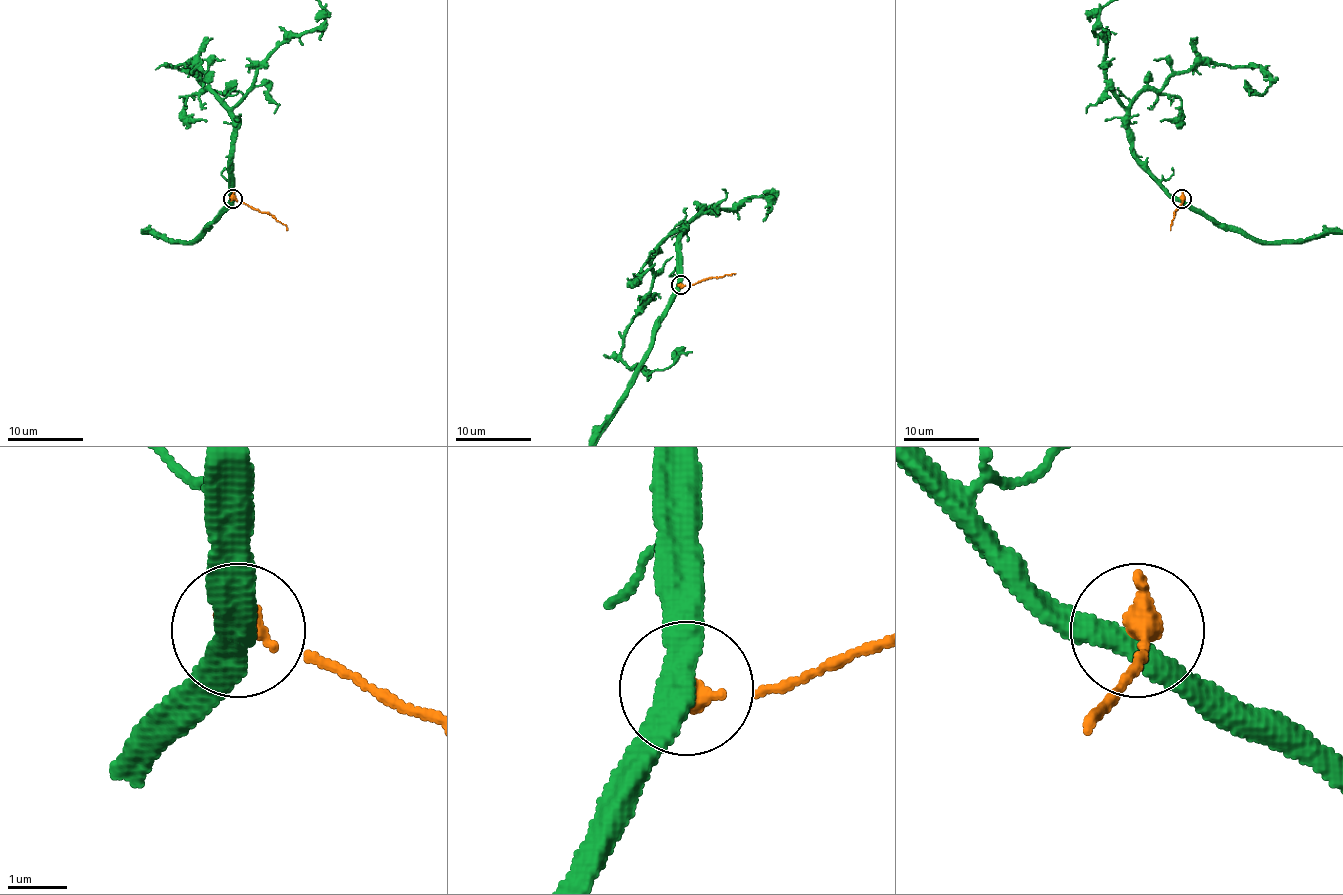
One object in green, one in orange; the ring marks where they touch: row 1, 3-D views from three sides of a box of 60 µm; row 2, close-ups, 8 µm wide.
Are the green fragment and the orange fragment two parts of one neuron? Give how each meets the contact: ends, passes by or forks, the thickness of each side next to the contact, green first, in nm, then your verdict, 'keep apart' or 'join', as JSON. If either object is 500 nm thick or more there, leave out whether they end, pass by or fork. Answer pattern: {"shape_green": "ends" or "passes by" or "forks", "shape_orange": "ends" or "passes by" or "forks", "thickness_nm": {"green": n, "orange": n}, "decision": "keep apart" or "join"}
{"shape_green": "passes by", "shape_orange": "ends", "thickness_nm": {"green": 440, "orange": 460}, "decision": "keep apart"}

